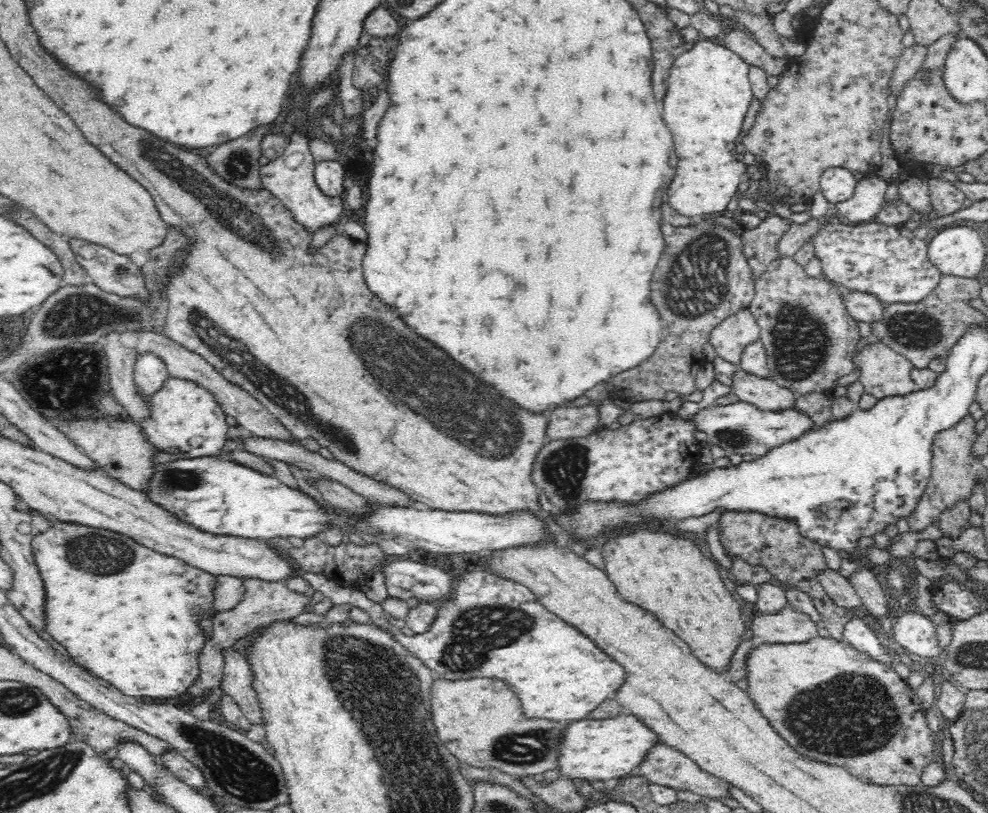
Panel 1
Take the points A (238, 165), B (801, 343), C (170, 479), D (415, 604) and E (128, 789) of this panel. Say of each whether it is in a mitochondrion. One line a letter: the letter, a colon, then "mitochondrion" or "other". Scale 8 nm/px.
A: mitochondrion
B: mitochondrion
C: mitochondrion
D: other
E: other

